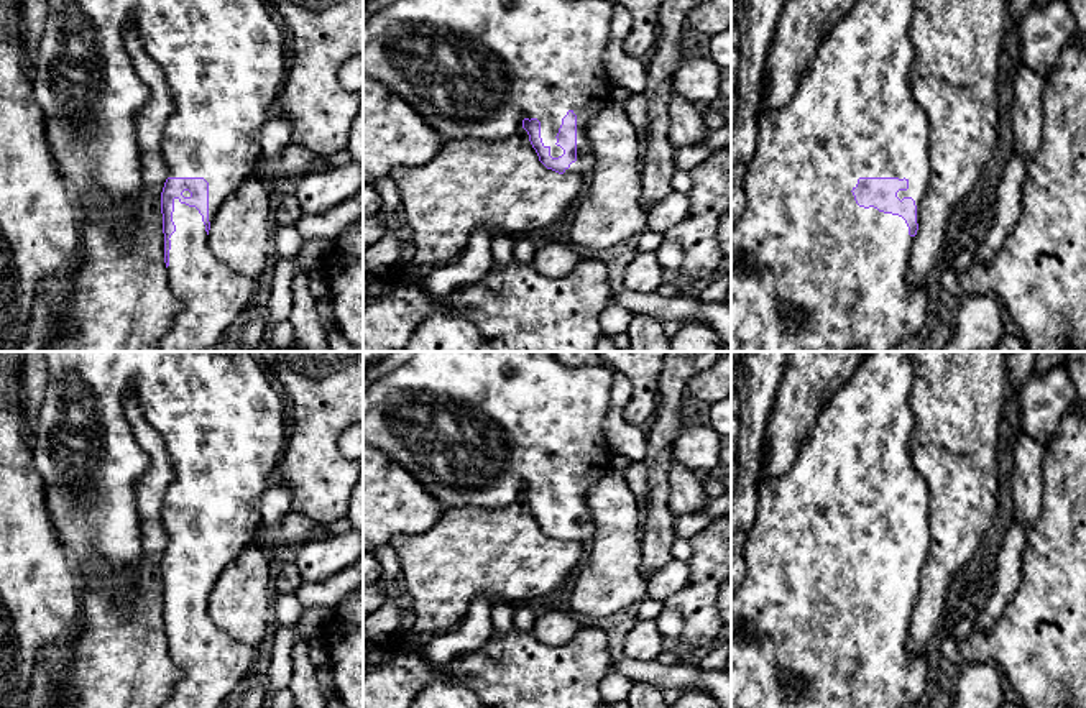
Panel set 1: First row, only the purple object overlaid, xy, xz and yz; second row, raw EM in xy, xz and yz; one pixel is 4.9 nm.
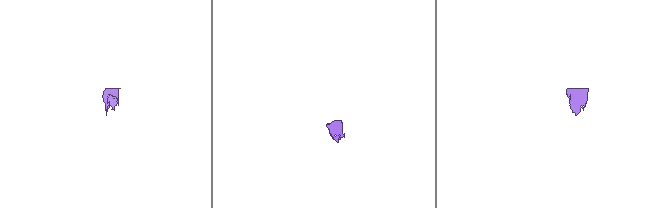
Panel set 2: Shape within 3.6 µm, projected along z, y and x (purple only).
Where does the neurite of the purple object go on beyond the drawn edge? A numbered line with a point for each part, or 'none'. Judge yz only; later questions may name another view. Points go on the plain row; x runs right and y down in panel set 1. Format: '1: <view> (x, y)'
1: yz (802, 610)

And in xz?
1: xz (473, 427)

